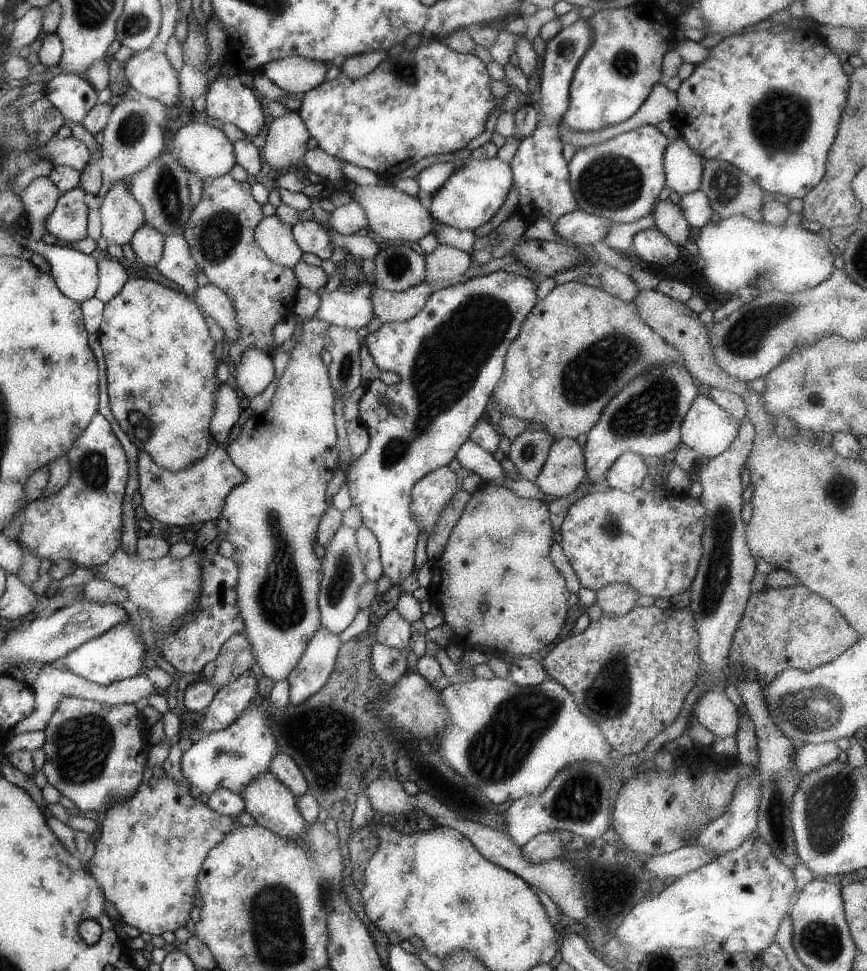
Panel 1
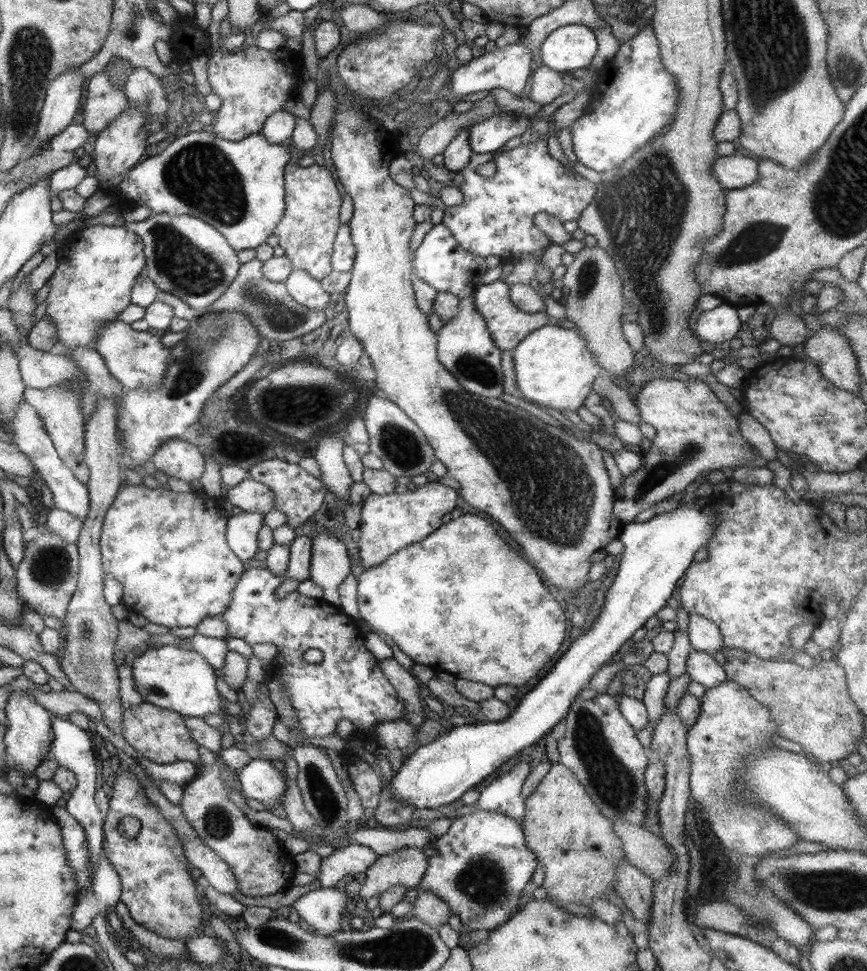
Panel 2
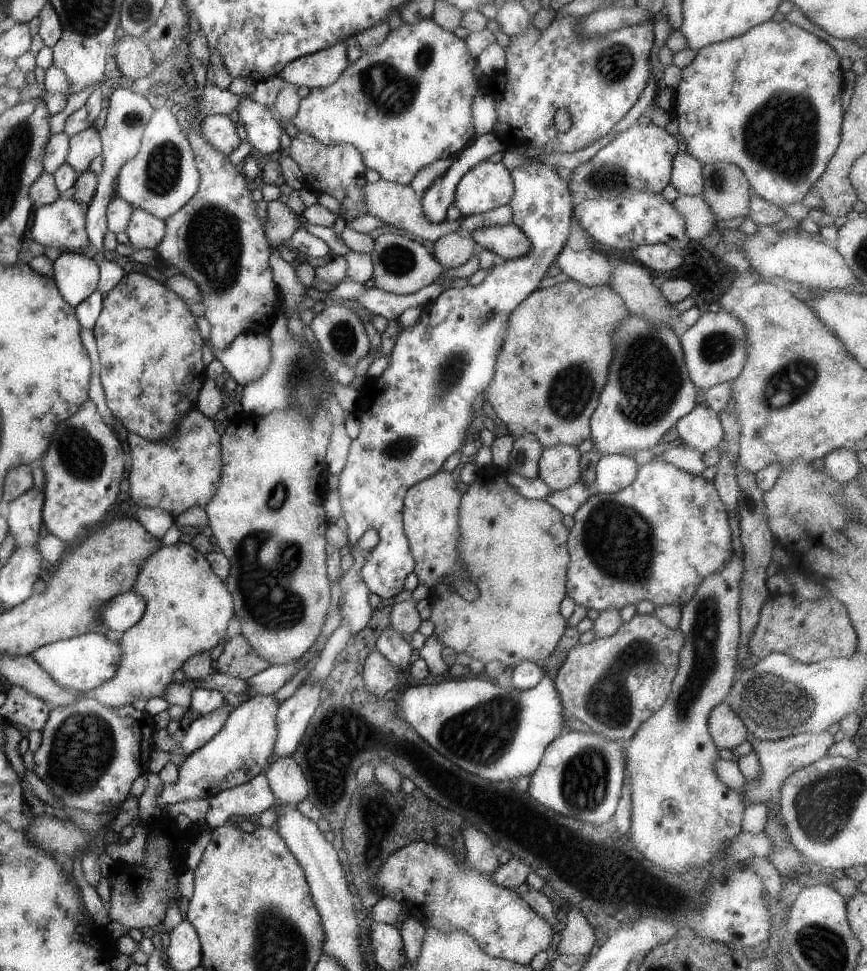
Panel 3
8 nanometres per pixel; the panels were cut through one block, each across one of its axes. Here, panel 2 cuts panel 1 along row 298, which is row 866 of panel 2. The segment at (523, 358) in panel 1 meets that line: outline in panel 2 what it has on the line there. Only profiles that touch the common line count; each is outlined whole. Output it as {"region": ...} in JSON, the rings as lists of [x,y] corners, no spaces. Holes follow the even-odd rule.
{"region":[[[558,762],[539,781],[533,793],[524,798],[524,811],[519,820],[525,846],[535,855],[536,864],[543,866],[542,887],[554,903],[564,908],[567,904],[591,906],[597,899],[606,900],[608,890],[614,886],[614,874],[626,856],[622,842],[613,832],[612,821],[605,818],[591,802],[585,788],[575,776]]]}

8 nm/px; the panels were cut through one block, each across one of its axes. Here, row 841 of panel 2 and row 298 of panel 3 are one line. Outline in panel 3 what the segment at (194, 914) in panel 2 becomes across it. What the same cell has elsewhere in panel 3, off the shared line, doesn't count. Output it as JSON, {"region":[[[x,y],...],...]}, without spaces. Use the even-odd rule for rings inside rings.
{"region":[[[125,273],[123,278],[121,278],[107,294],[102,296],[102,307],[92,328],[98,352],[100,382],[103,388],[105,406],[107,406],[109,412],[111,412],[112,417],[117,422],[120,422],[128,433],[137,434],[139,438],[149,440],[149,442],[163,442],[171,432],[177,430],[177,422],[183,418],[183,414],[194,409],[199,388],[203,386],[203,380],[206,379],[206,368],[201,362],[201,348],[205,343],[199,335],[199,330],[197,329],[197,325],[195,325],[194,319],[193,314],[187,310],[185,302],[180,300],[177,294],[171,289],[168,289],[164,284],[141,273]]]}

